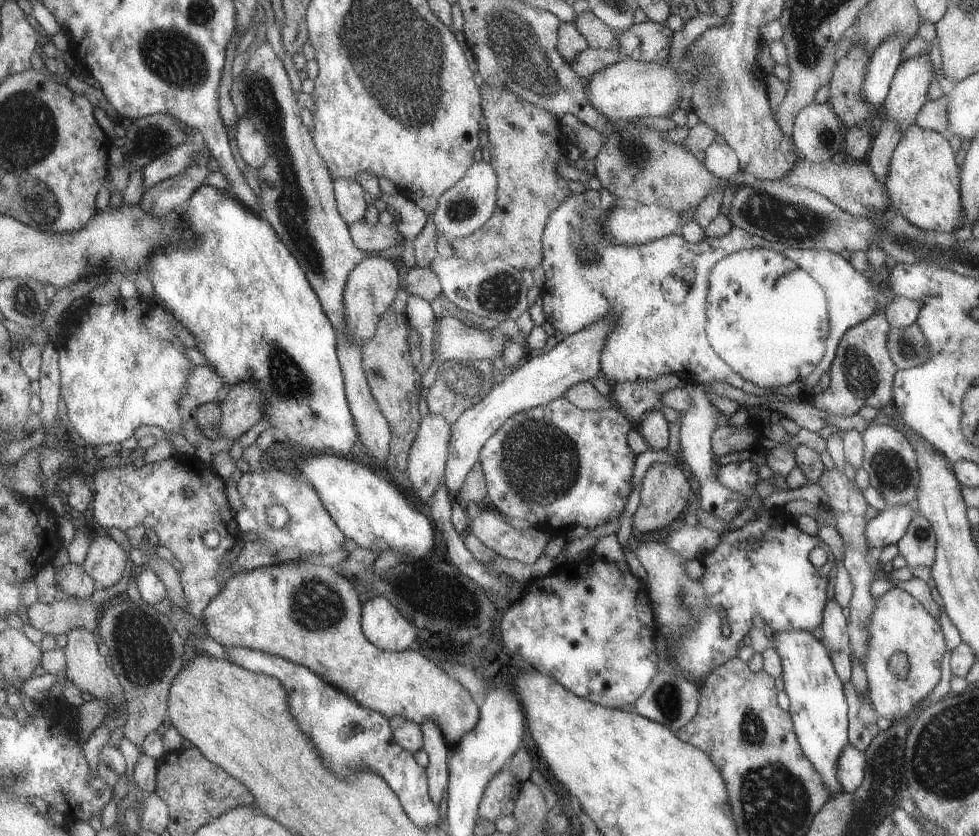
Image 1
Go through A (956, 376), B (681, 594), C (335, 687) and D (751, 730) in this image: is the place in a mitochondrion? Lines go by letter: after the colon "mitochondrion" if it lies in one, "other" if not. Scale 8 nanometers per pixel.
A: other
B: mitochondrion
C: other
D: mitochondrion

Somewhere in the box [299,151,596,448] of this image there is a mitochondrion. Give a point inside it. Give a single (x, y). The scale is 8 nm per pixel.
(500, 294)

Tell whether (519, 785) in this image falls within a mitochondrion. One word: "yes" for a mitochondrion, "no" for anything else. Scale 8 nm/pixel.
no

